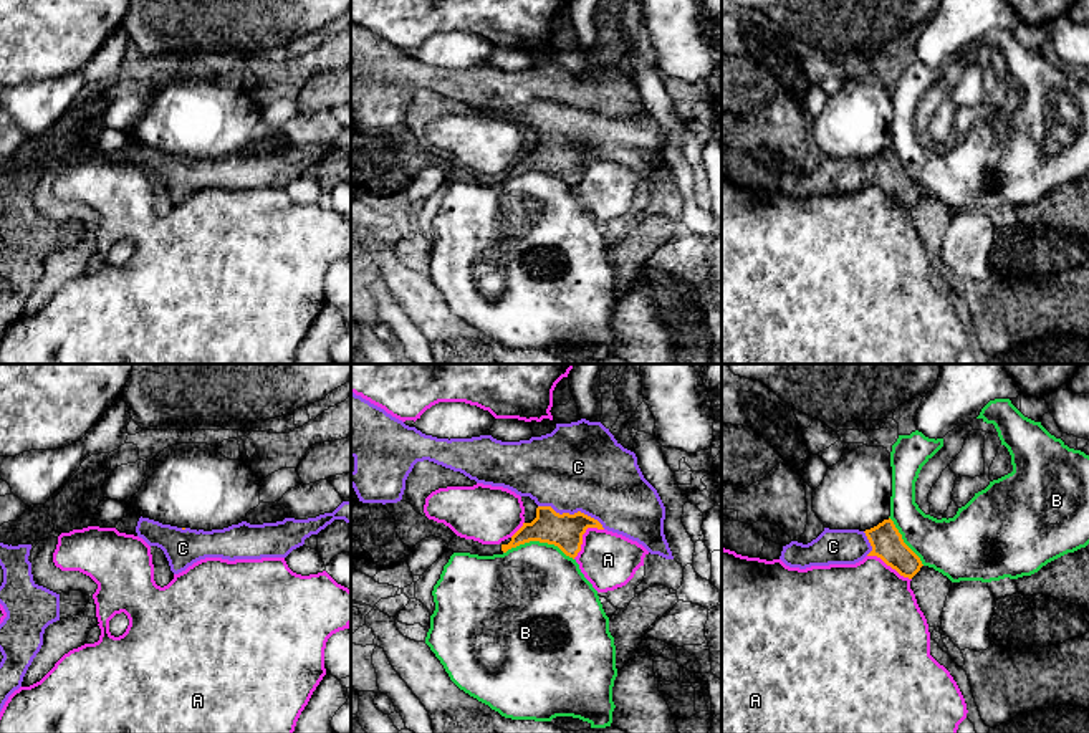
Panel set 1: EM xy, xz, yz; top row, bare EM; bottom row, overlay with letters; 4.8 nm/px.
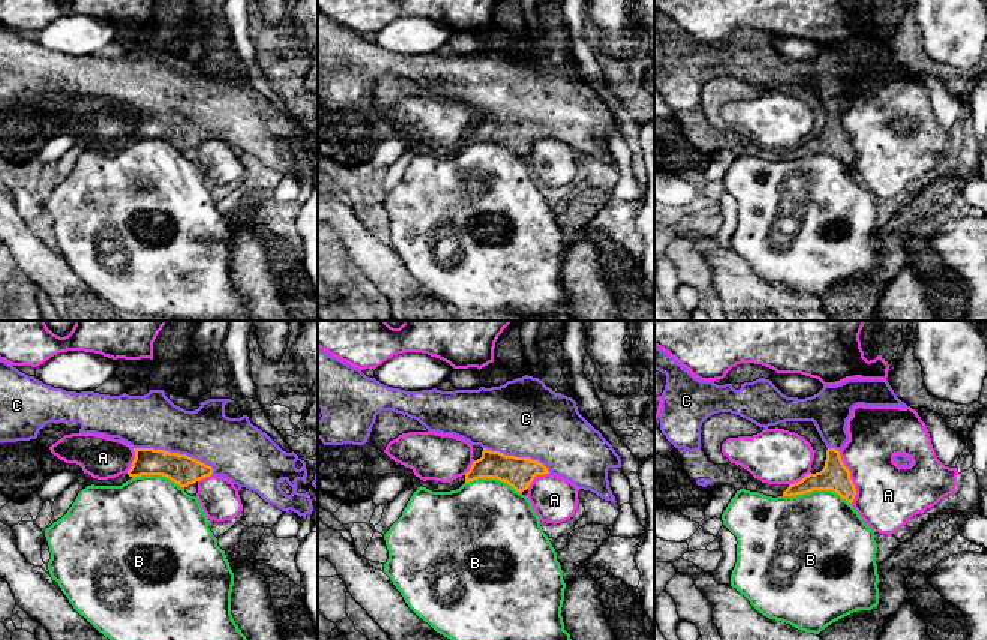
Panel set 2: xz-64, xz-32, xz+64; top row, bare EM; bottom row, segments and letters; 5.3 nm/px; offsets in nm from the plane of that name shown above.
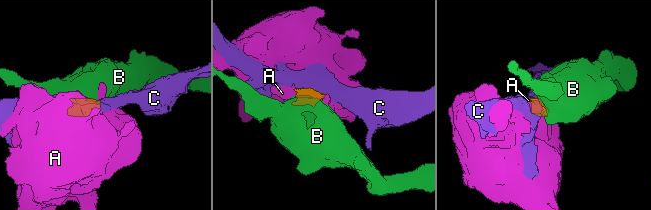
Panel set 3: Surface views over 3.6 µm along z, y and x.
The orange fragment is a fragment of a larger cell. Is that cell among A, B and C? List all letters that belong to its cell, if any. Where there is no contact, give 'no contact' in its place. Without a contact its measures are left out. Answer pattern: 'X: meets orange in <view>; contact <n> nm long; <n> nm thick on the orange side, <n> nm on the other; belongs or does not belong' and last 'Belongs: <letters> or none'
A: meets orange in xz; contact 220 nm long; 160 nm thick on the orange side, 280 nm on the other; does not belong
B: meets orange in xz; contact 340 nm long; 160 nm thick on the orange side, 460 nm on the other; does not belong
C: meets orange in xz; contact 340 nm long; 160 nm thick on the orange side, 440 nm on the other; belongs
Belongs: C

